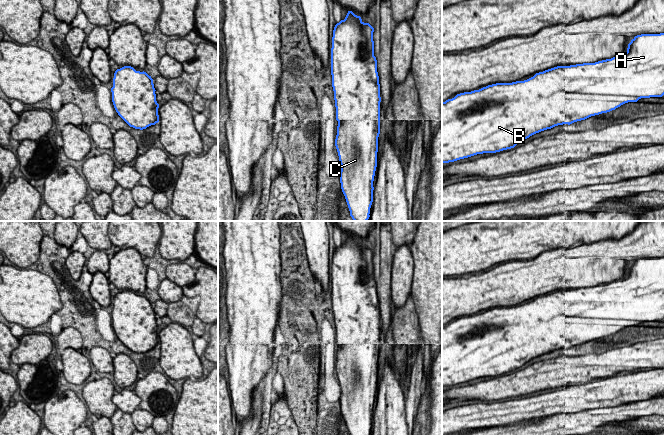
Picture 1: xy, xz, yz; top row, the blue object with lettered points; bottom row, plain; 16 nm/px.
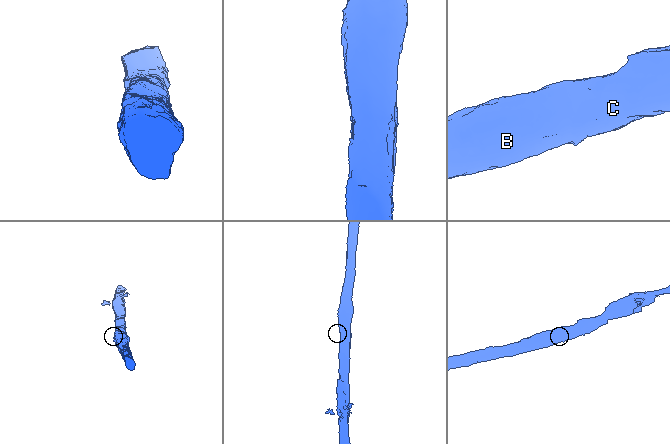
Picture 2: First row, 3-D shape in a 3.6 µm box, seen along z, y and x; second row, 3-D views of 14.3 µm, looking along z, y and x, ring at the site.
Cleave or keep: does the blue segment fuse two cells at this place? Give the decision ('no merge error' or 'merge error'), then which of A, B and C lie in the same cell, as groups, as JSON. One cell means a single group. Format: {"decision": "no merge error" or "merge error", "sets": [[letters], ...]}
{"decision": "no merge error", "sets": [["A", "B", "C"]]}

